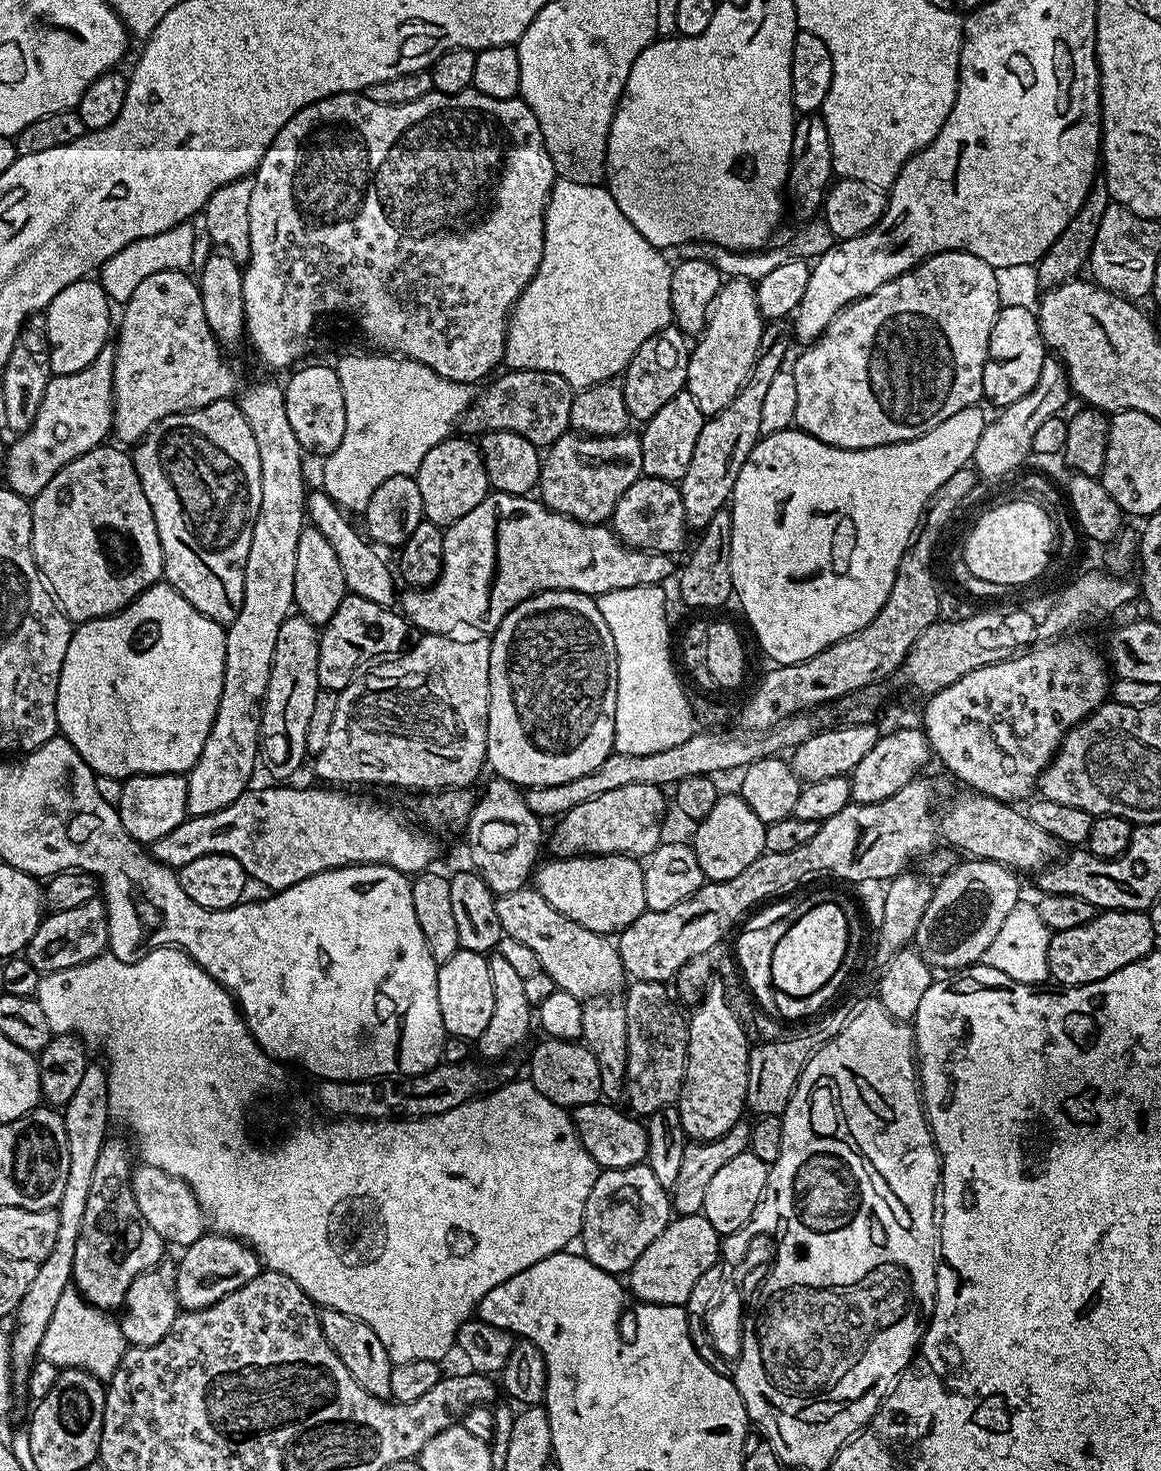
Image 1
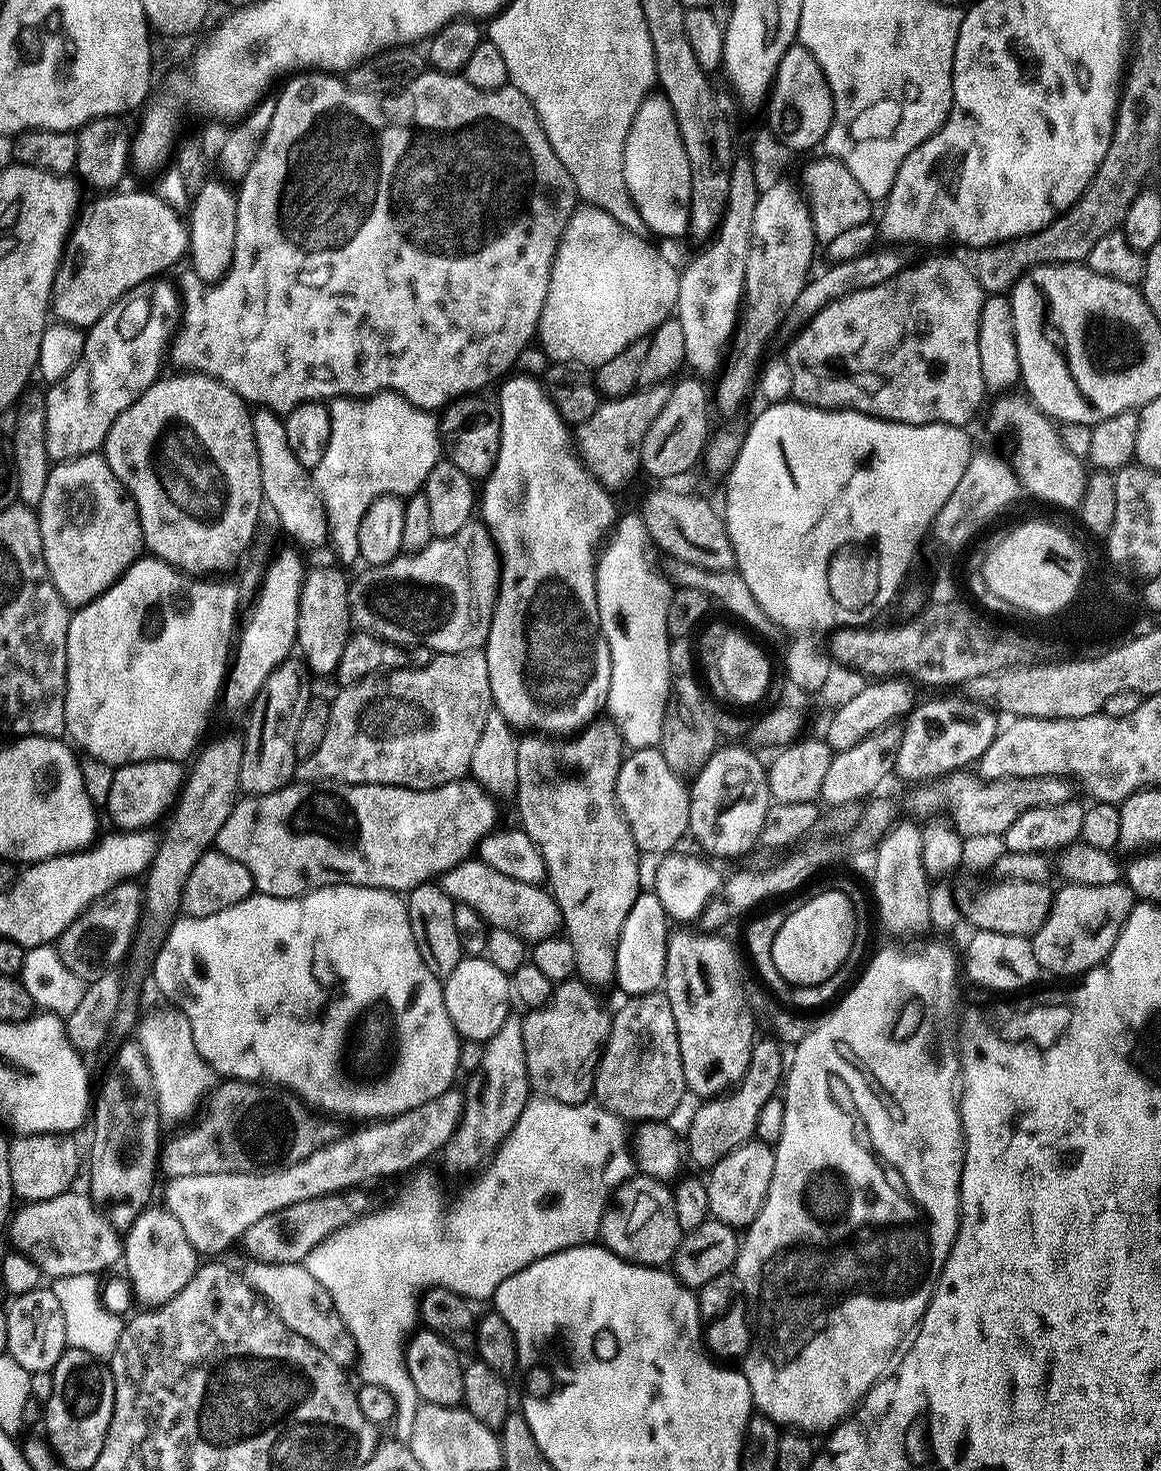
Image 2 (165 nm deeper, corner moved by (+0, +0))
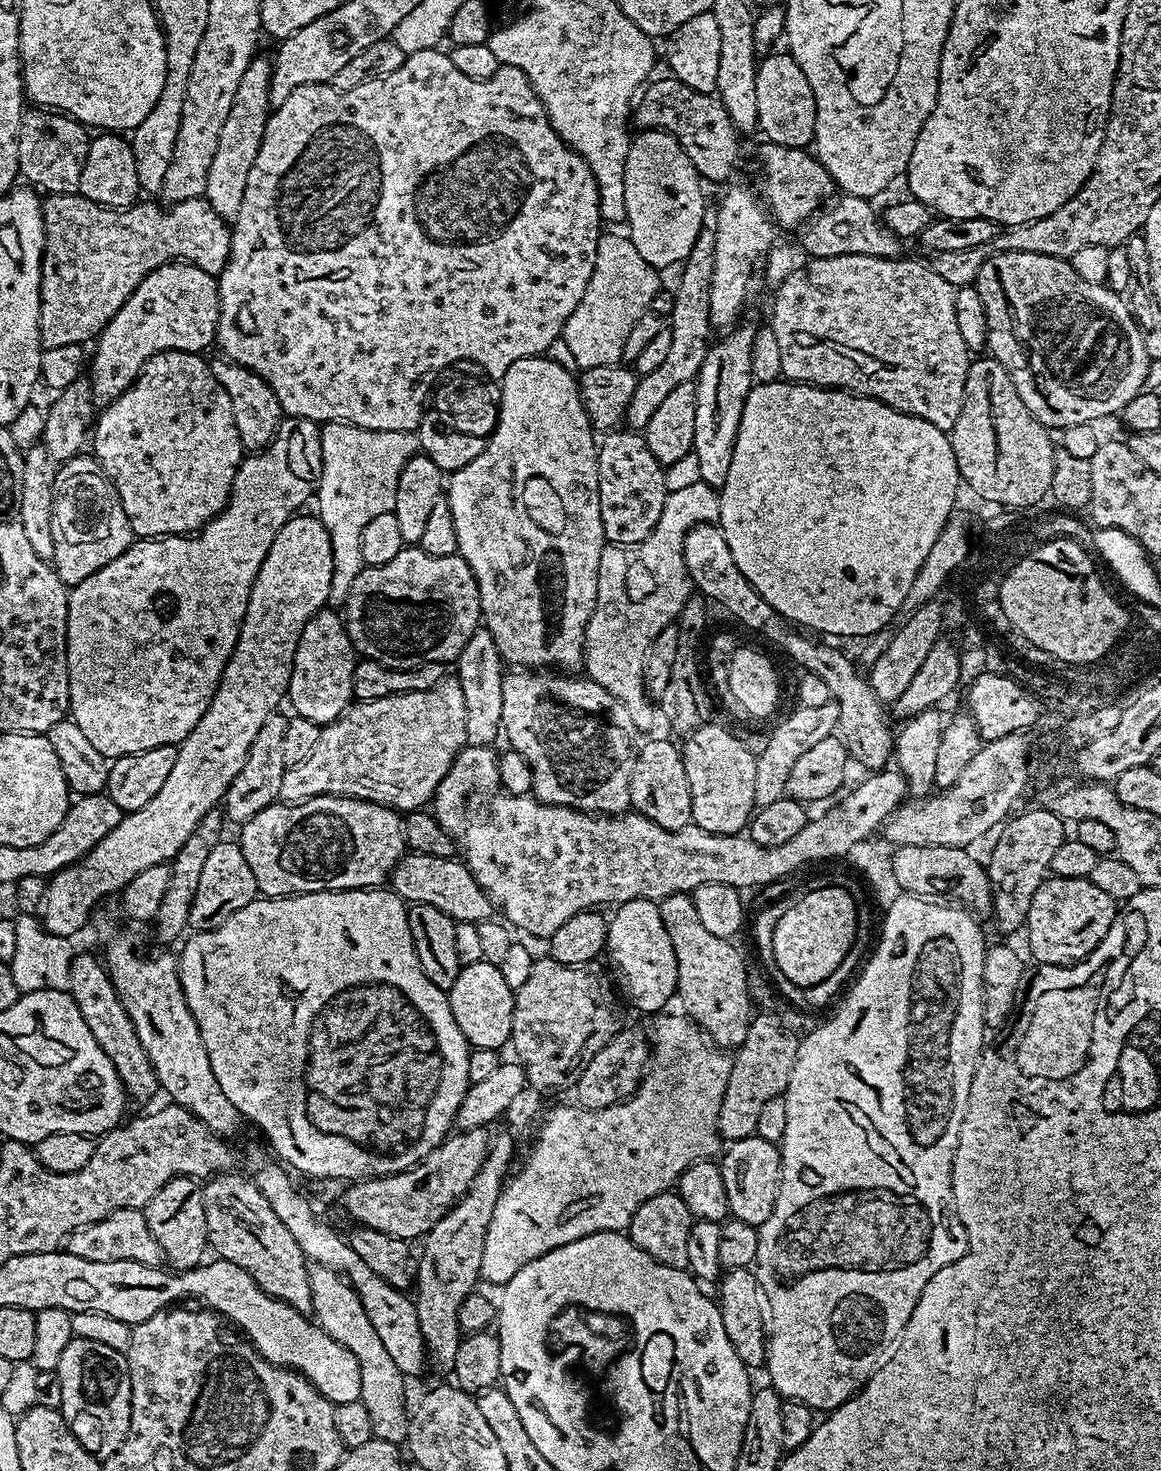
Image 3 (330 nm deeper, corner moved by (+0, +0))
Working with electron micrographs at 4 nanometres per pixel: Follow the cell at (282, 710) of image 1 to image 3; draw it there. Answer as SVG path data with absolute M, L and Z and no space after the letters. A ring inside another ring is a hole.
M274 714L262 722L262 730L254 738L254 746L250 746L250 754L246 754L246 762L242 762L242 770L226 790L222 801L222 811L233 825L239 826L258 814L266 806L277 803L282 786L284 763L282 762L282 738L286 735L288 720Z

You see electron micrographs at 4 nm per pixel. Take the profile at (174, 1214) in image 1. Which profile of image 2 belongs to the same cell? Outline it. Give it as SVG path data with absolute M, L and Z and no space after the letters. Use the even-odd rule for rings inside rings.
M449 1090L400 1116L365 1123L357 1127L360 1128L357 1132L341 1135L339 1140L320 1148L310 1158L281 1172L227 1172L171 1178L164 1188L162 1204L182 1222L182 1230L186 1230L197 1253L216 1258L235 1240L237 1243L243 1238L254 1222L266 1218L266 1214L294 1206L294 1202L359 1189L367 1180L376 1180L379 1176L396 1176L410 1168L419 1169L435 1152L436 1155L443 1153L463 1114L463 1091Z

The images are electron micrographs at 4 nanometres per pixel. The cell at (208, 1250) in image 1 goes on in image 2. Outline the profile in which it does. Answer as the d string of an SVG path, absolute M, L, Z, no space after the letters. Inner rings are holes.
M349 1190L331 1196L310 1198L306 1202L294 1202L294 1206L286 1206L254 1222L254 1226L246 1230L242 1245L244 1244L245 1250L252 1255L253 1261L262 1264L299 1264L307 1261L314 1246L318 1246L347 1224L359 1220L369 1208L368 1196L364 1190Z

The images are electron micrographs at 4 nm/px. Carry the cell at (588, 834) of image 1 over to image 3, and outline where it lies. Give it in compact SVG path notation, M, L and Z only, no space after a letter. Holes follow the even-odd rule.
M648 740L639 745L632 762L632 777L630 778L630 805L640 812L650 822L658 822L666 830L678 830L692 823L692 799L690 798L690 782L686 778L686 766L681 749L676 748L668 740Z

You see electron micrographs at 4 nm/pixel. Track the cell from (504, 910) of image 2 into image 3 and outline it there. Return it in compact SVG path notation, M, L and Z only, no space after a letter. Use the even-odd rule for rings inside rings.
M421 852L405 855L396 863L390 877L390 885L397 897L409 905L425 904L434 906L434 910L442 910L457 922L465 920L469 926L493 915L494 905L478 886L478 882L470 874L470 870L459 859L450 856L431 856Z

